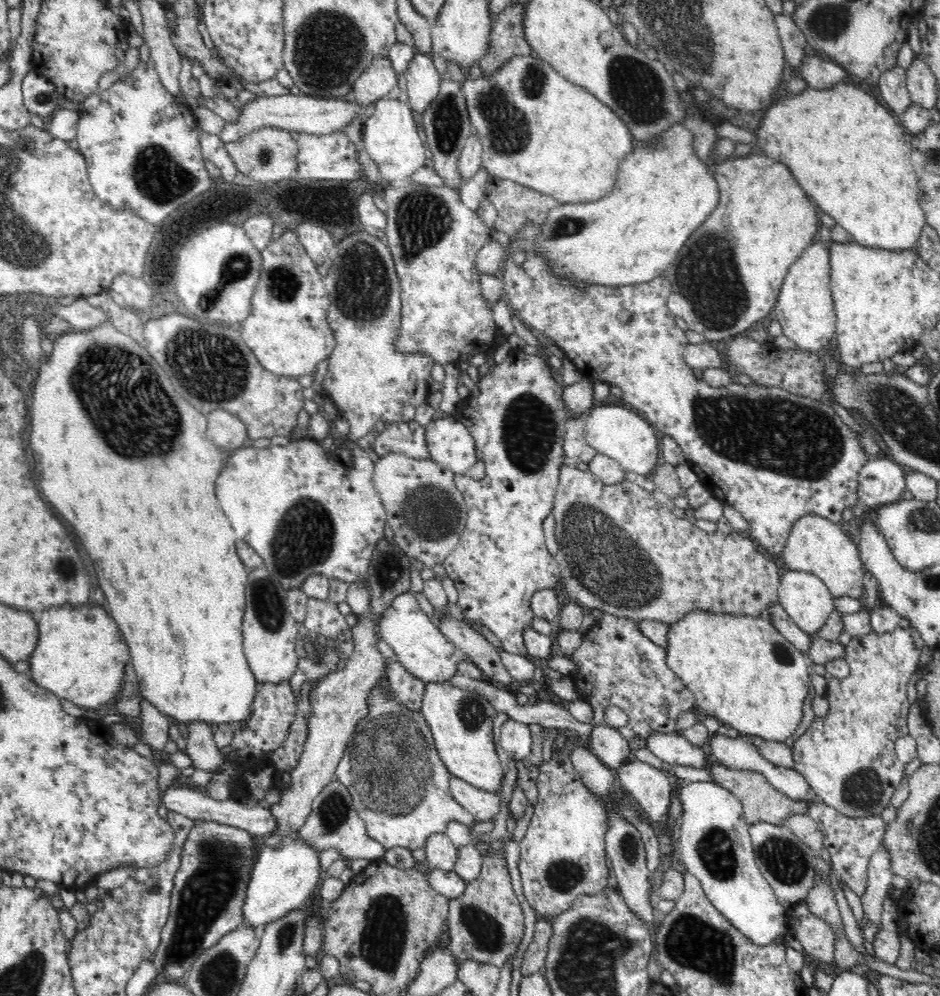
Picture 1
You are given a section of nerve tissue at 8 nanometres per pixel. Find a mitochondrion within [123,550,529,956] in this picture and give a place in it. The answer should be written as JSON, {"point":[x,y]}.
{"point":[392,770]}

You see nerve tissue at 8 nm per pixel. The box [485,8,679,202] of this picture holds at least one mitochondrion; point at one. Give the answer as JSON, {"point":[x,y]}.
{"point":[636,87]}

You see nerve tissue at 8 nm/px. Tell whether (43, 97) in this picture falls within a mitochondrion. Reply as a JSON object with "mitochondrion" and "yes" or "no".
{"mitochondrion":"yes"}

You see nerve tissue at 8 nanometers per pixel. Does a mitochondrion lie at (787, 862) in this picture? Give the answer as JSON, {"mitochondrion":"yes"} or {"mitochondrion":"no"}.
{"mitochondrion":"yes"}

